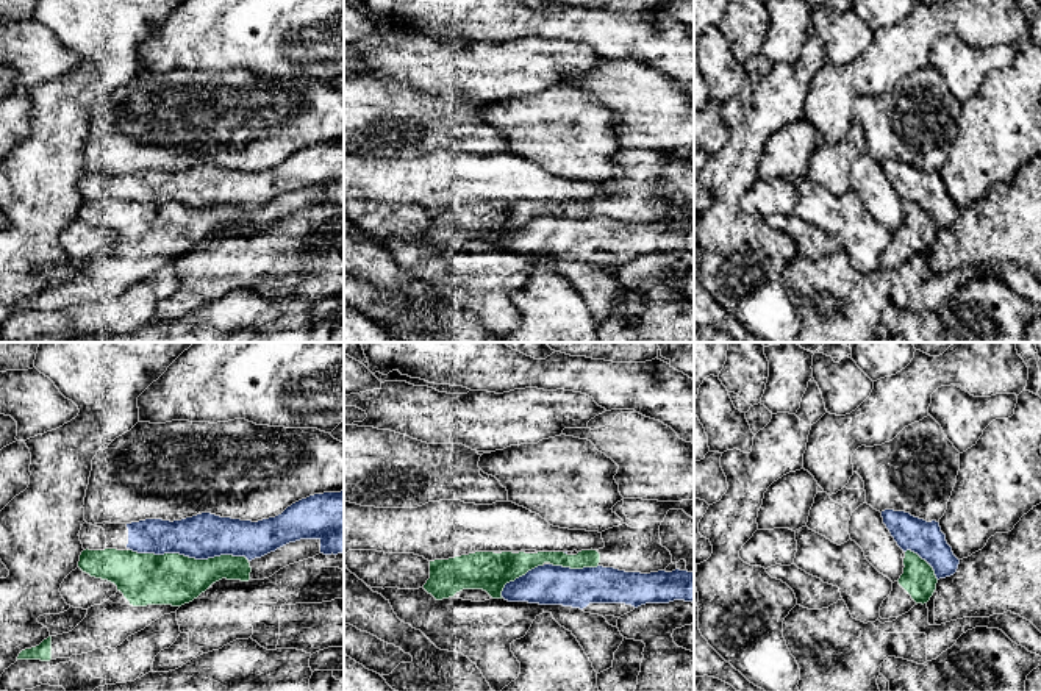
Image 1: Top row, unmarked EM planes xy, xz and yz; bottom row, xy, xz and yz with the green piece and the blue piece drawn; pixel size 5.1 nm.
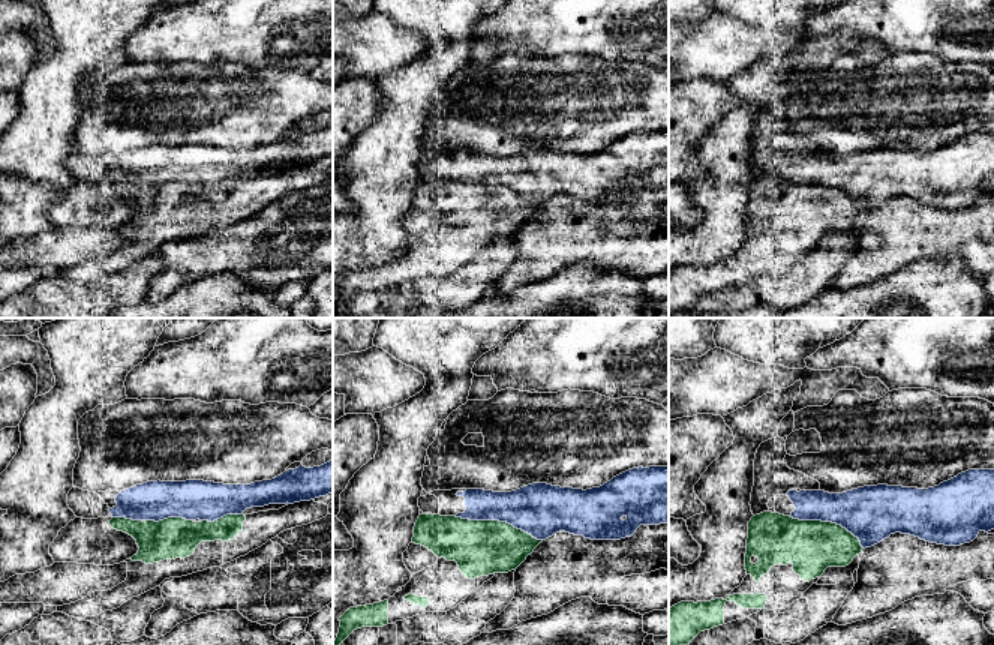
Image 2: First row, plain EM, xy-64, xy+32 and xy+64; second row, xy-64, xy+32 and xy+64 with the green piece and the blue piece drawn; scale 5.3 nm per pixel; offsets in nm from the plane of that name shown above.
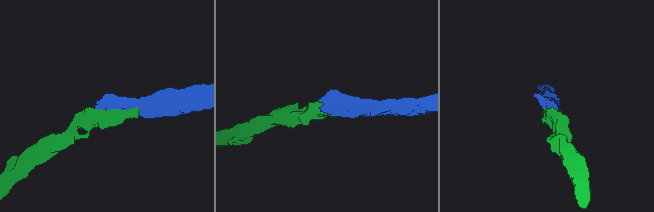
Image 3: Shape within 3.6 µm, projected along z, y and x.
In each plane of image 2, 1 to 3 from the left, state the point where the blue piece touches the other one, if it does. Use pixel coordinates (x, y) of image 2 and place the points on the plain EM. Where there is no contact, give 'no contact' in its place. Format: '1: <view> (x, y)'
1: xy-64 (168, 182)
2: xy+32 (498, 185)
3: xy+64 (829, 186)

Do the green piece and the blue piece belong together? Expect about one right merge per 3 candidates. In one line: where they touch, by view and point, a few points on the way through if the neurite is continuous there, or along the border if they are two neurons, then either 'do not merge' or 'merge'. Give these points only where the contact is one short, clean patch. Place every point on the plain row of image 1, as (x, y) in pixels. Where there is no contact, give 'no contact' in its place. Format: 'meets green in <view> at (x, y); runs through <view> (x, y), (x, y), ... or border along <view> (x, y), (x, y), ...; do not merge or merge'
meets green in xy at (188, 207); do not merge

